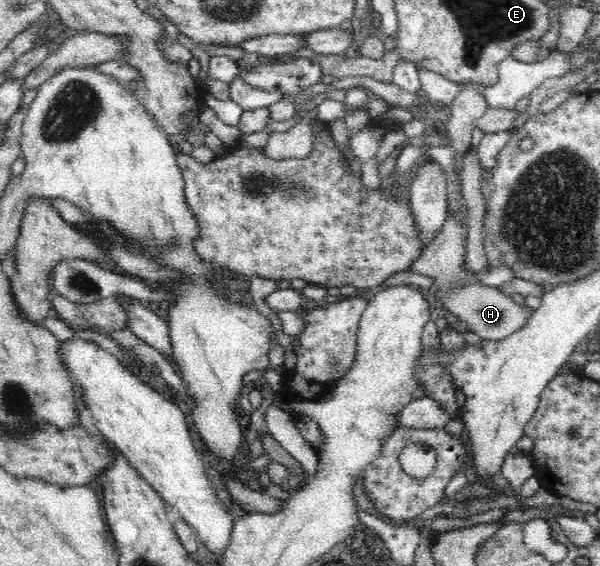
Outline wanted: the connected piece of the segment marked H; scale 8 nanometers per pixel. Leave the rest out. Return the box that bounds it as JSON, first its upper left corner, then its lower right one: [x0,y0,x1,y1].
[410,208,533,341]

